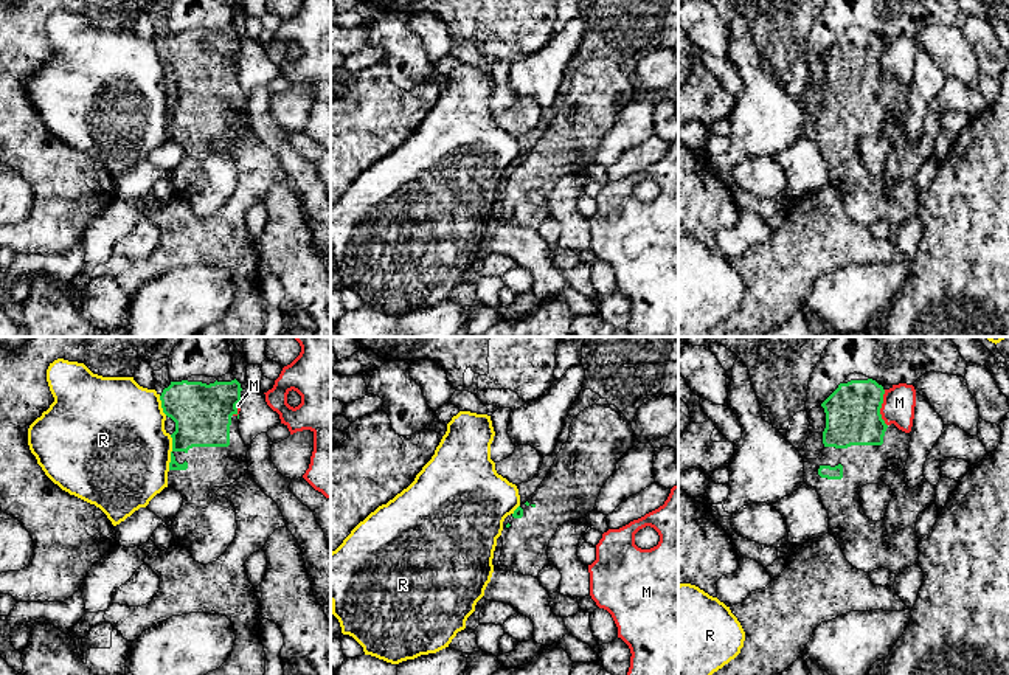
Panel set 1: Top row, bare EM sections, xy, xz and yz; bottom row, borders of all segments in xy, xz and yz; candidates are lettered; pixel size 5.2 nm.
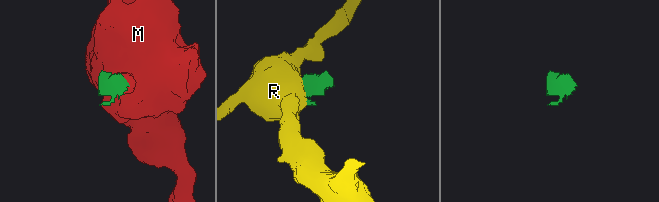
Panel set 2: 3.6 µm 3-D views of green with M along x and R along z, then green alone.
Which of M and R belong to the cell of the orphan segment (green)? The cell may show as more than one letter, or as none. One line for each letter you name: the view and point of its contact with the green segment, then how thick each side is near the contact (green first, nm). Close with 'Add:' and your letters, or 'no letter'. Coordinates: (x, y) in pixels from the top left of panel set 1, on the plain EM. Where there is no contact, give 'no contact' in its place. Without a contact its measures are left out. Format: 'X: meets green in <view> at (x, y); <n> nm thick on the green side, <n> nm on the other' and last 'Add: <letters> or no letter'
Add: no letter

